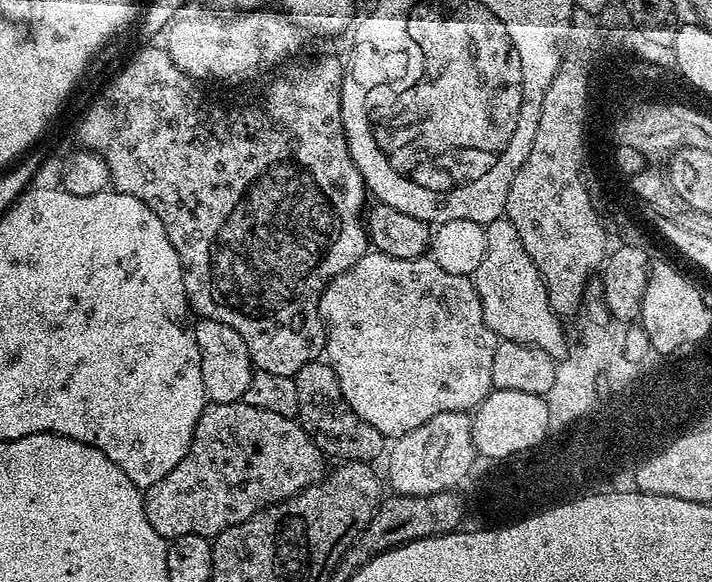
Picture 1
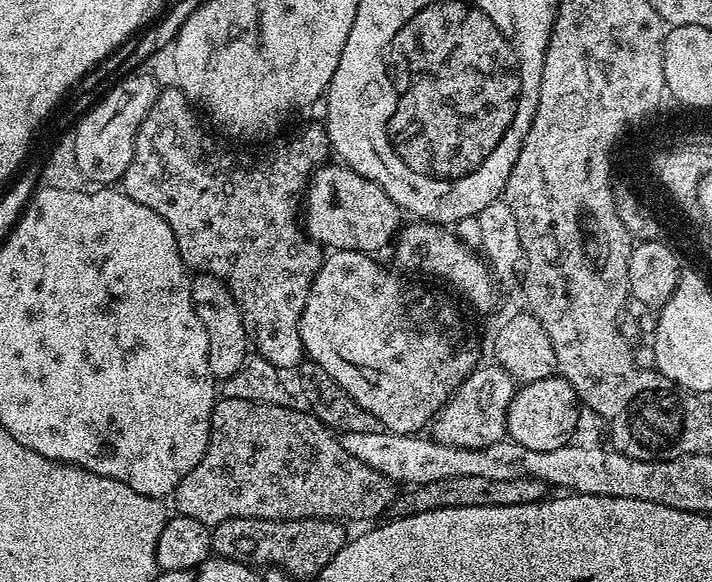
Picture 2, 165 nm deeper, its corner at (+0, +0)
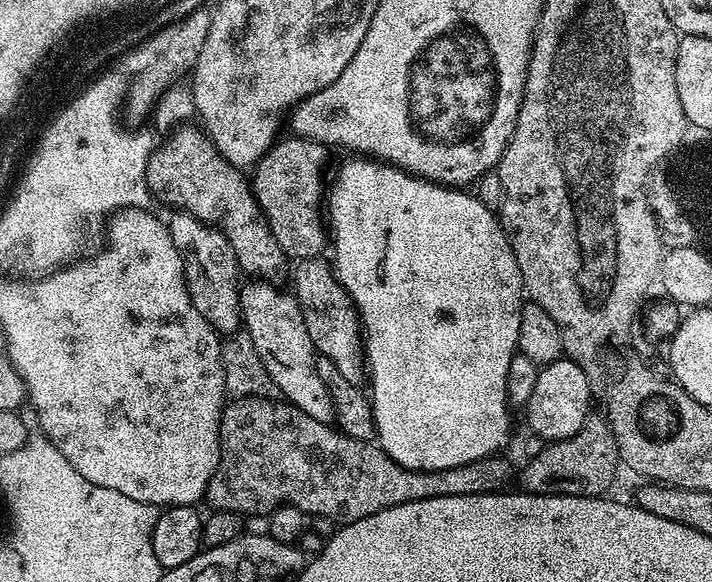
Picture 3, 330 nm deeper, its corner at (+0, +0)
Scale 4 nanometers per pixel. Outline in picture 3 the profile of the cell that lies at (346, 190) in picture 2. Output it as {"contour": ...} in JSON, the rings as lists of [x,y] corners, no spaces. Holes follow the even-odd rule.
{"contour":[[[289,135],[288,140],[285,138],[277,139],[276,143],[272,145],[270,151],[268,151],[258,163],[254,165],[250,172],[250,183],[252,186],[252,193],[254,198],[258,202],[258,206],[262,210],[262,214],[266,218],[266,222],[270,226],[270,234],[274,234],[274,242],[278,242],[278,246],[284,252],[285,257],[291,258],[293,256],[293,261],[299,262],[302,260],[311,260],[313,258],[319,257],[320,252],[325,251],[326,248],[326,220],[322,215],[322,201],[326,196],[326,176],[324,180],[324,167],[328,164],[328,152],[329,149],[323,144],[314,142],[313,140],[305,140],[302,136]]]}

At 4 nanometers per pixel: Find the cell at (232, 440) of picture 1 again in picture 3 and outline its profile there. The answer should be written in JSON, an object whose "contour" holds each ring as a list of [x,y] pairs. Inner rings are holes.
{"contour":[[[251,396],[250,398],[242,398],[241,400],[232,400],[231,402],[225,403],[224,412],[220,416],[220,457],[218,458],[218,466],[214,470],[214,474],[210,478],[210,482],[208,483],[208,491],[206,493],[207,503],[212,503],[211,507],[218,512],[236,512],[240,516],[245,518],[251,518],[251,516],[262,516],[262,518],[267,517],[276,508],[280,508],[284,505],[288,505],[290,507],[296,507],[300,512],[303,512],[305,517],[312,518],[312,516],[321,516],[324,520],[340,520],[336,522],[343,522],[344,524],[349,524],[350,522],[354,522],[358,518],[370,518],[370,514],[378,514],[378,510],[386,510],[390,506],[402,506],[402,502],[418,502],[419,500],[425,500],[426,498],[450,498],[451,496],[469,496],[470,494],[482,494],[483,492],[499,492],[501,490],[507,489],[509,487],[508,484],[513,483],[514,480],[514,468],[512,472],[512,464],[508,460],[503,460],[503,455],[497,454],[494,456],[487,456],[485,460],[479,460],[477,464],[467,464],[466,466],[462,466],[461,468],[455,468],[454,470],[446,470],[445,472],[405,472],[404,469],[399,468],[397,464],[392,463],[391,460],[388,459],[388,455],[381,450],[375,443],[369,442],[367,440],[355,440],[354,438],[350,438],[347,434],[342,431],[337,430],[333,427],[332,424],[323,424],[322,422],[317,422],[316,419],[310,418],[310,414],[302,414],[302,410],[298,410],[294,407],[293,404],[289,404],[285,402],[283,399],[278,400],[267,400],[266,398],[254,398]]]}

